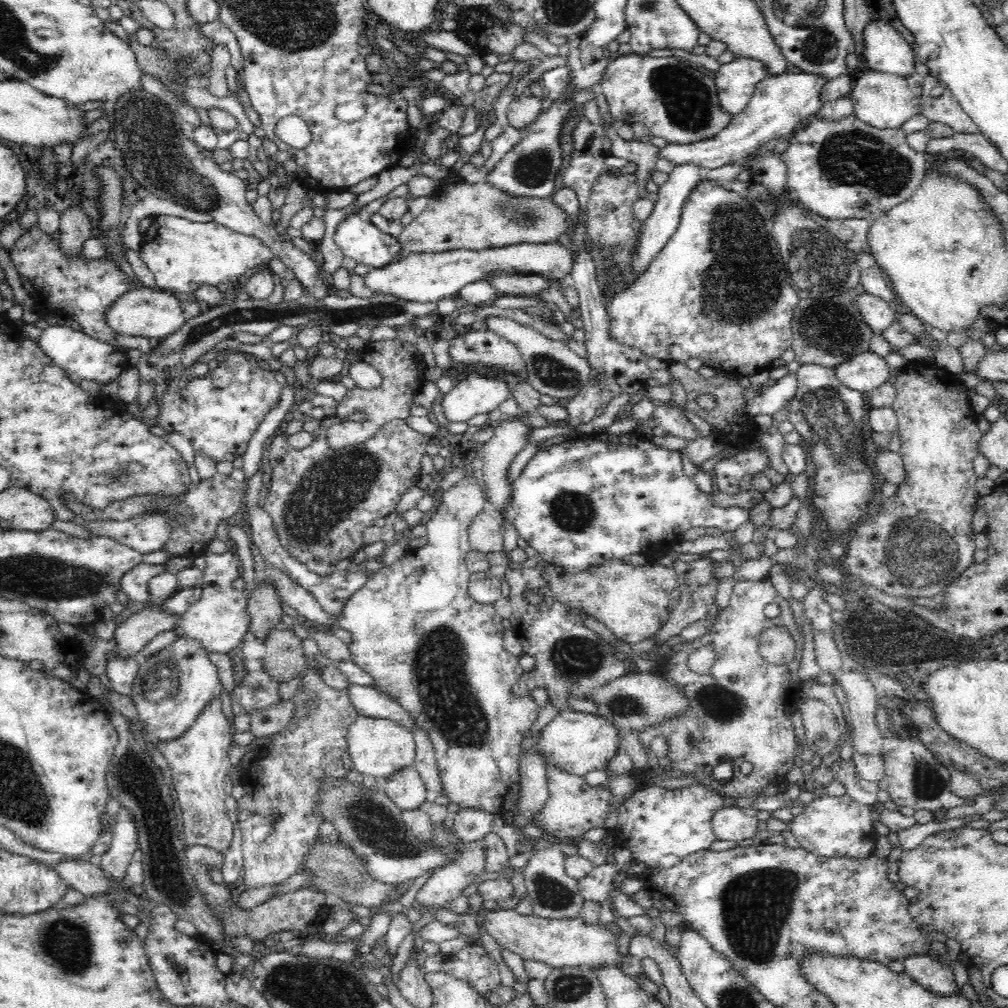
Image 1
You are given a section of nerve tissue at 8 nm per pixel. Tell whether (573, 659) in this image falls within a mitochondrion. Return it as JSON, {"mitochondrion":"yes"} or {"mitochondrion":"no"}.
{"mitochondrion":"yes"}

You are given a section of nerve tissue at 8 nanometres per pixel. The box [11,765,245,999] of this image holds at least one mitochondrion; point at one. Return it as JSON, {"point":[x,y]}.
{"point":[66,943]}

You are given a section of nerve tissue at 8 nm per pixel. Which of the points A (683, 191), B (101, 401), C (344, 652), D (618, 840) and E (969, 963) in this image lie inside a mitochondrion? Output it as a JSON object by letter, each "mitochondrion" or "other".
{"A":"other","B":"other","C":"other","D":"other","E":"other"}

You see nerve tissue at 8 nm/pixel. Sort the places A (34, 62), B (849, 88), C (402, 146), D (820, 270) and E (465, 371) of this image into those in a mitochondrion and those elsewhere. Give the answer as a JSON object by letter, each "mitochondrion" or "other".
{"A":"mitochondrion","B":"other","C":"other","D":"mitochondrion","E":"other"}

